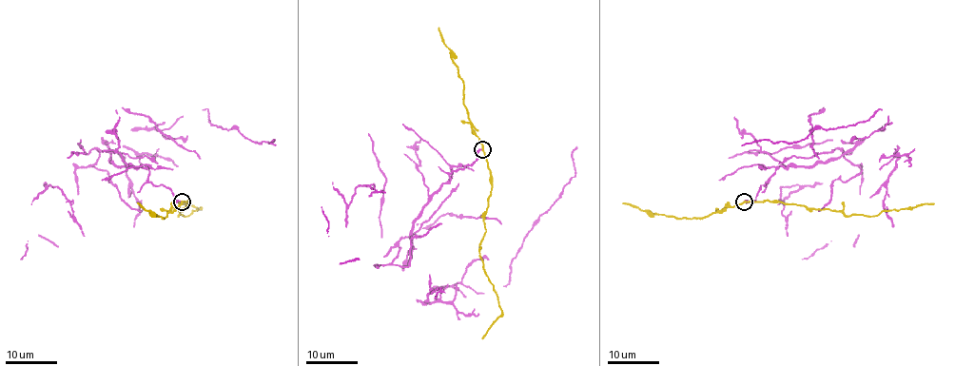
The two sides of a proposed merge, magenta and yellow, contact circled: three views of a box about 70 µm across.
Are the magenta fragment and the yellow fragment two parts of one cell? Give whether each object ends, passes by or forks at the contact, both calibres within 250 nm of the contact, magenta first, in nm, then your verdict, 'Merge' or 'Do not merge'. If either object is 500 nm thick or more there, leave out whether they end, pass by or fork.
At the ring magenta ends. At the ring yellow passes by. Thickness 130 nm (magenta) against 200 nm. Do not merge

